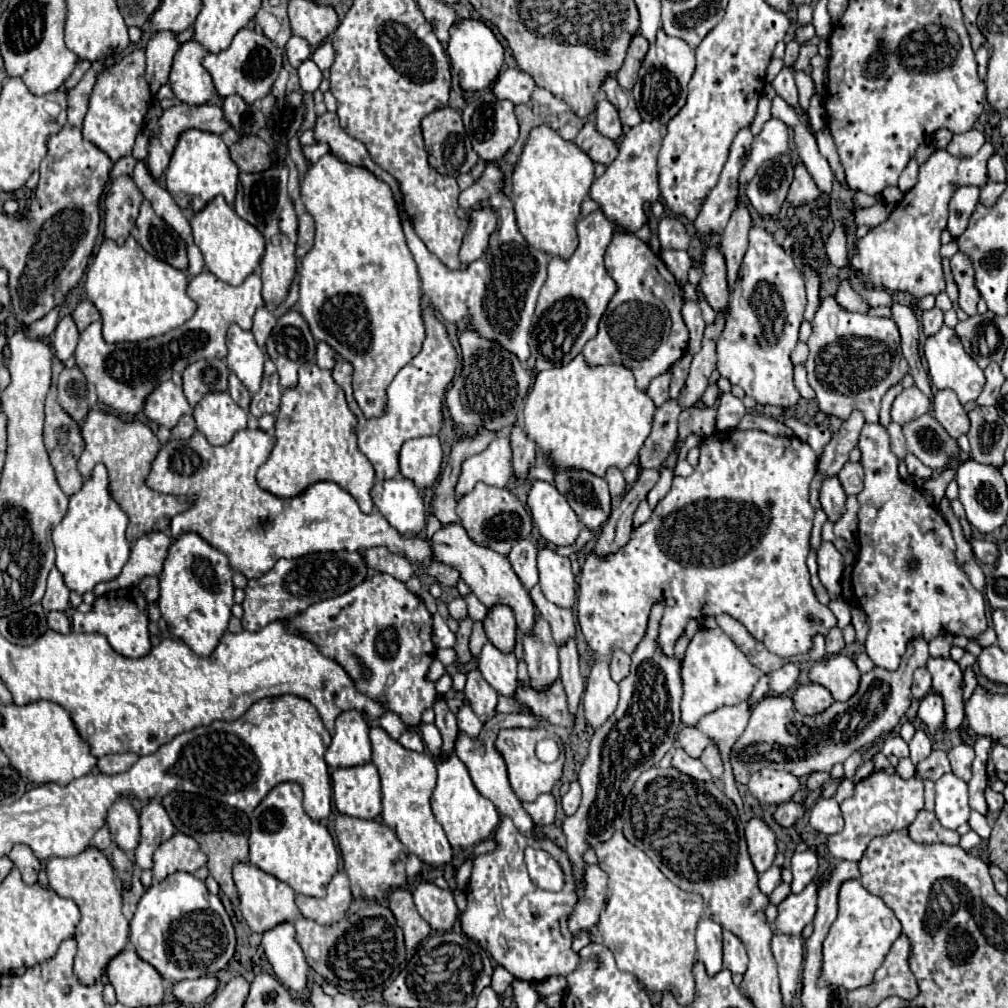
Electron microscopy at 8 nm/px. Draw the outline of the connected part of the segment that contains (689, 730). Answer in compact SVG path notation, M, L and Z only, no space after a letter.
M687 726L679 734L679 744L691 758L699 758L709 742L711 740L701 730L697 730L695 726Z

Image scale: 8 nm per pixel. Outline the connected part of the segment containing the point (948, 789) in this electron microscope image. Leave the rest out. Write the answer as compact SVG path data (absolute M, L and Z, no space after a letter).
M943 774L935 782L935 816L941 826L957 830L969 820L969 796L967 784L955 774Z

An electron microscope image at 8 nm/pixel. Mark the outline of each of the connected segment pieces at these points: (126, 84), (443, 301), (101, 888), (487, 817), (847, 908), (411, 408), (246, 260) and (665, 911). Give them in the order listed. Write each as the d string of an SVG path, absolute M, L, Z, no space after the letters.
M131 50L121 56L113 66L103 70L93 86L89 112L83 122L83 138L103 150L113 162L129 156L135 146L135 138L141 132L143 118L151 106L151 94L145 80L145 50Z
M487 164L485 172L477 182L473 182L469 188L461 192L458 198L460 208L491 208L497 214L497 230L491 234L489 246L483 254L483 258L475 260L467 268L461 270L447 270L443 262L433 256L423 240L415 234L409 218L403 214L403 230L409 244L409 250L415 256L415 262L419 266L423 294L429 298L429 302L435 306L435 310L441 314L445 322L459 324L465 314L471 314L473 330L481 332L485 338L499 342L503 348L517 354L517 358L525 364L529 358L529 326L531 316L535 312L535 302L539 296L539 290L547 278L547 264L551 260L549 254L535 250L527 244L527 240L521 236L515 214L513 214L513 202L503 194L503 172Z
M87 848L79 856L73 858L51 858L47 864L49 886L55 894L63 898L71 898L81 912L81 922L75 930L75 940L79 944L79 952L75 956L73 974L85 986L95 984L105 974L107 962L125 948L129 936L129 922L123 916L123 896L115 884L113 868L109 866L103 852L95 848Z
M421 724L421 726L417 726L417 730L421 732L423 742L427 744L429 752L433 756L437 756L435 760L437 760L439 778L437 778L435 792L431 796L431 806L433 806L433 814L435 814L437 822L443 826L443 830L449 838L449 844L455 848L469 848L481 840L487 840L491 834L495 834L495 830L501 822L497 808L493 806L491 800L487 800L485 796L479 794L479 790L473 786L467 766L455 754L447 756L445 760L439 758L441 756L441 734L435 724Z
M859 880L843 882L839 890L839 916L823 944L823 968L819 986L843 986L855 990L873 982L875 970L883 964L891 944L901 934L901 922L879 896L869 894Z
M431 306L423 308L423 320L427 328L427 338L423 342L421 352L395 376L387 390L387 406L385 406L385 416L381 418L365 418L363 412L359 410L353 390L351 390L351 374L353 366L345 360L337 360L335 368L331 370L335 382L345 390L347 394L347 404L351 412L357 416L357 436L359 436L359 450L369 458L369 462L375 468L377 480L387 480L395 478L399 472L399 450L405 440L419 438L419 436L437 436L443 424L443 396L449 386L449 382L455 376L457 368L457 354L453 344L449 342L445 326L435 318L435 312Z
M217 196L201 212L193 214L191 228L193 228L195 244L203 252L205 268L231 286L239 286L247 276L251 276L265 254L263 234L255 226L251 226L247 220L239 218L233 206L229 206L223 200L223 196Z
M615 832L611 840L595 846L599 866L609 876L607 888L607 904L601 912L599 934L603 944L613 952L617 968L623 972L631 972L649 992L671 992L681 1006L693 1002L695 996L695 980L693 980L693 964L695 964L695 928L699 918L703 916L703 896L695 892L683 892L675 886L643 852L629 844L623 832Z

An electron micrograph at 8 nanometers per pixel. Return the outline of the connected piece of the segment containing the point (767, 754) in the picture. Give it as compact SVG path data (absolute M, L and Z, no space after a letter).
M923 638L911 640L907 652L901 658L897 672L873 668L861 676L859 690L847 702L833 702L819 716L801 716L793 708L791 698L767 696L753 706L749 724L743 736L731 750L731 764L737 784L747 784L753 772L759 772L763 762L773 764L775 770L793 772L797 778L809 776L811 772L829 772L835 764L845 762L855 750L875 742L881 734L891 732L911 706L911 682L913 672L925 666L929 660L927 642Z

